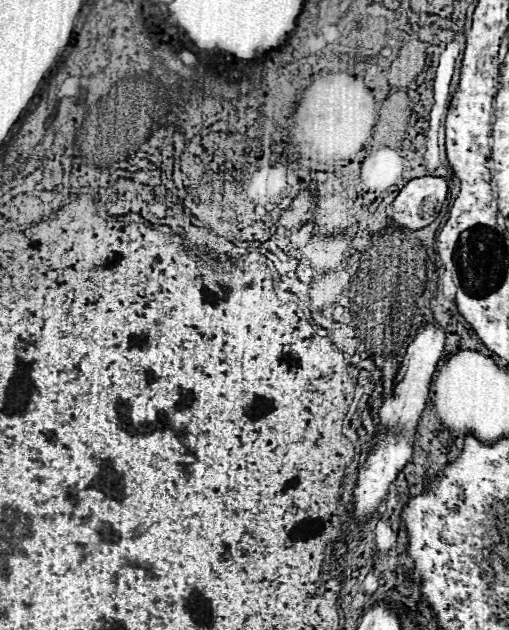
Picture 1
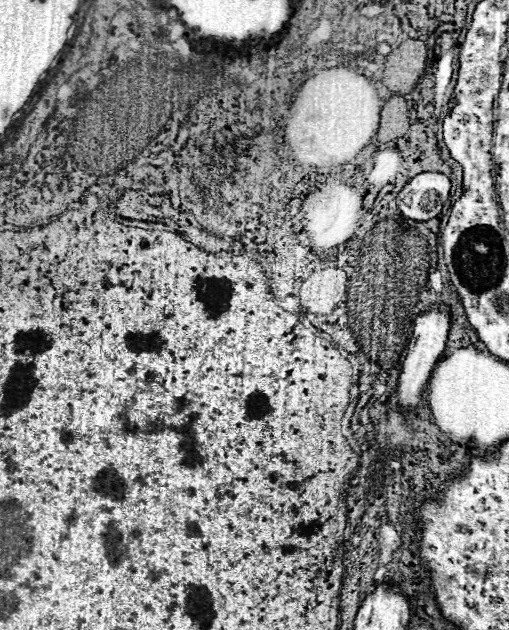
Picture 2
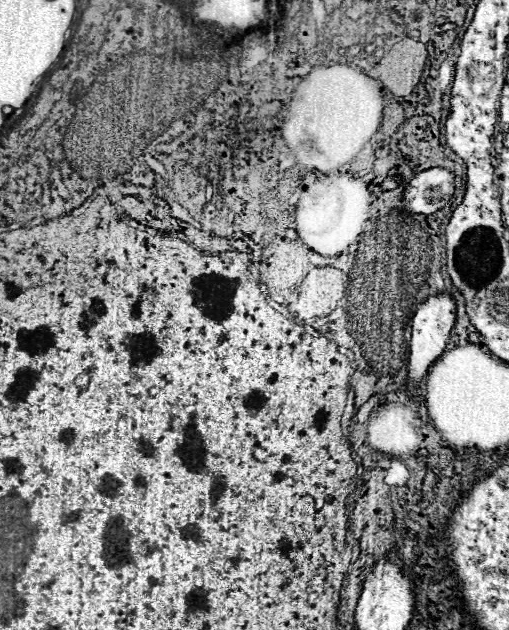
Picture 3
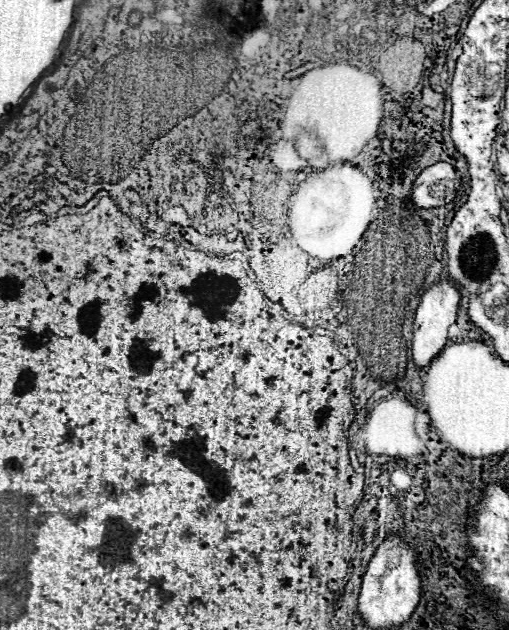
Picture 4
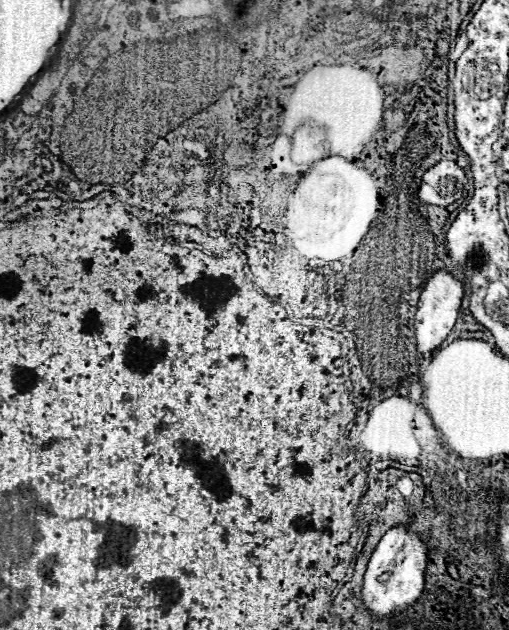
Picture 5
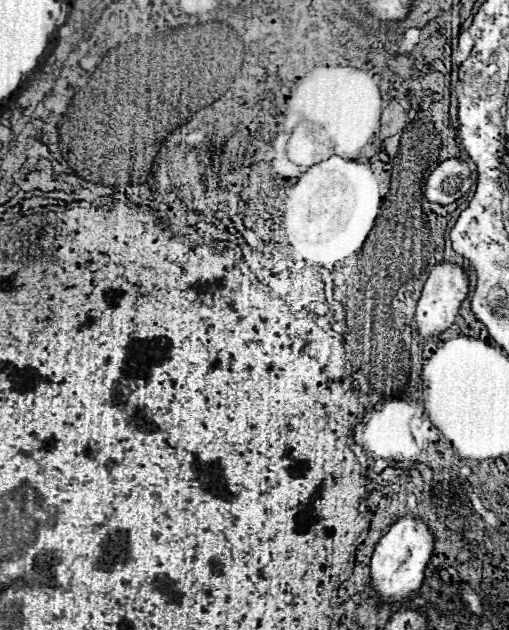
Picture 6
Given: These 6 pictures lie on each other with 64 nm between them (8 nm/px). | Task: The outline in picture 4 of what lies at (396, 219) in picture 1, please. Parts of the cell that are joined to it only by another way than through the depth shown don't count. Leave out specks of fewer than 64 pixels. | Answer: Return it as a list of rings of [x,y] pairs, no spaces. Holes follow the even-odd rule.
[[[438,162],[422,170],[418,180],[412,186],[412,202],[418,208],[436,208],[446,206],[456,198],[460,178],[452,164]]]

